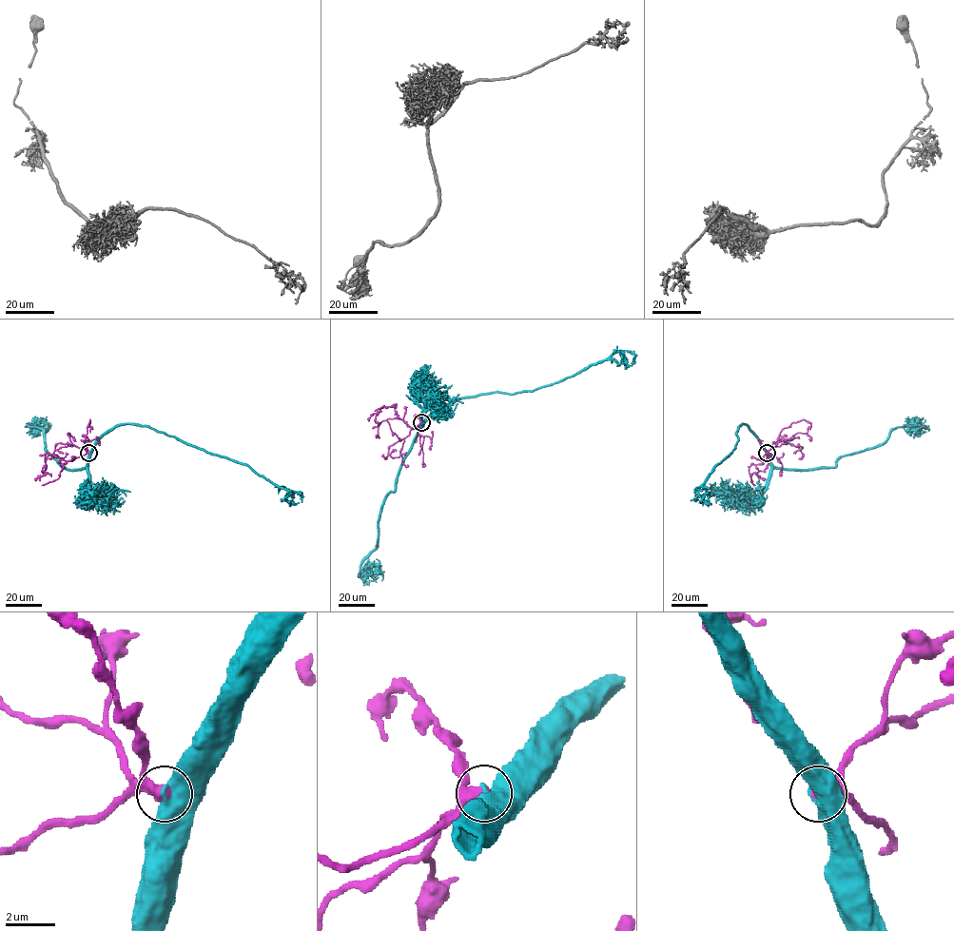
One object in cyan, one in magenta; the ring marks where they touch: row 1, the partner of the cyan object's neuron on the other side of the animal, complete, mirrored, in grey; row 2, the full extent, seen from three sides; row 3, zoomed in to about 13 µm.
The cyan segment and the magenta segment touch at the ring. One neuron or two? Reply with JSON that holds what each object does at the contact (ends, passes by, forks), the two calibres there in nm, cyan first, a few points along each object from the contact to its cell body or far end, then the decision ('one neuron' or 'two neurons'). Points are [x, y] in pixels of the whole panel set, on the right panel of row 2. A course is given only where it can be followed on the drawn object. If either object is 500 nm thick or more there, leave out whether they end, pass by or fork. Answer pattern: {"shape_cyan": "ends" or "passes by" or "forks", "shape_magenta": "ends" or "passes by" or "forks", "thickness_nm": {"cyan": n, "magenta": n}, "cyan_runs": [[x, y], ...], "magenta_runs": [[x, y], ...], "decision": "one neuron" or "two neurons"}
{"thickness_nm": {"cyan": 750, "magenta": 380}, "cyan_runs": [[767, 454], [761, 442], [742, 424], [736, 431], [735, 447], [695, 490], [703, 496], [709, 493]], "magenta_runs": [[767, 454], [771, 456], [763, 461], [763, 456], [766, 454], [767, 467], [757, 473], [765, 479]], "decision": "two neurons"}

